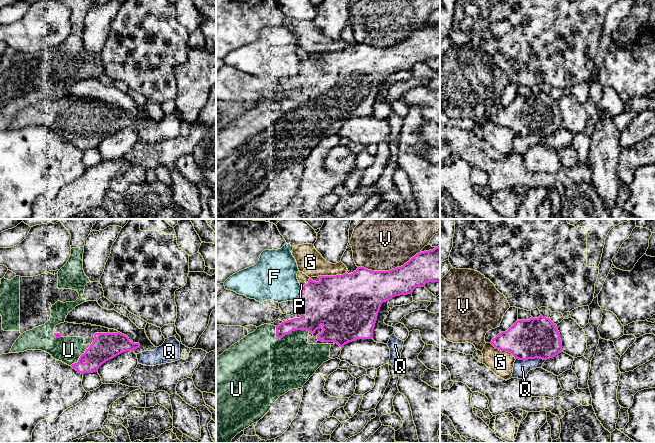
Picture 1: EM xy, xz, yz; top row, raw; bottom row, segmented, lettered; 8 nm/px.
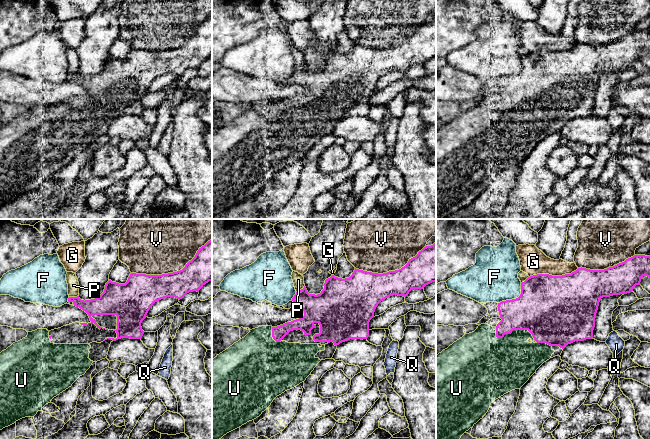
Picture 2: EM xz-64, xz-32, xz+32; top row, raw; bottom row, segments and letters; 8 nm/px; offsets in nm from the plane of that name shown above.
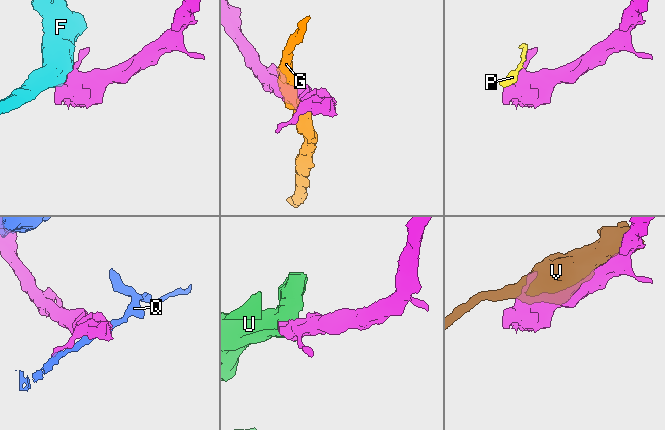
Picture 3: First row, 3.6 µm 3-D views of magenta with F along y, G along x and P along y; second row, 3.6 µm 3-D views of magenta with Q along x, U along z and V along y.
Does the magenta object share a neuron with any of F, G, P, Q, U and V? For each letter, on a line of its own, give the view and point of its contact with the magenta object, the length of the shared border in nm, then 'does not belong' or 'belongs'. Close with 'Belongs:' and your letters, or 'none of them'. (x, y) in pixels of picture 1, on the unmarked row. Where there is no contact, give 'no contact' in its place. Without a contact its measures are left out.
F: xz (300, 70) | 130 nm | does not belong
G: xz (331, 52) | 240 nm | does not belong
P: xz (307, 59) | 110 nm | does not belong
Q: yz (531, 134) | 240 nm | does not belong
U: xz (288, 109) | 280 nm | belongs
V: xz (389, 46) | 500 nm | does not belong
Belongs: U

